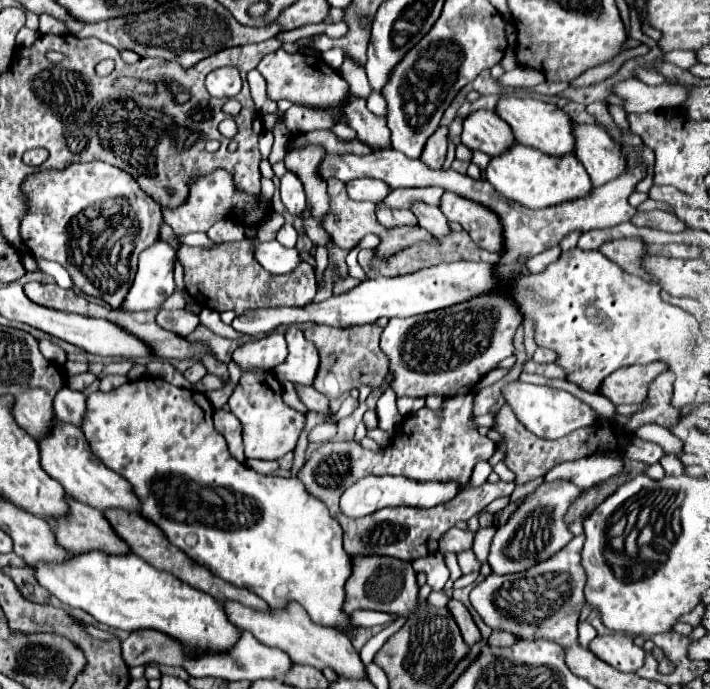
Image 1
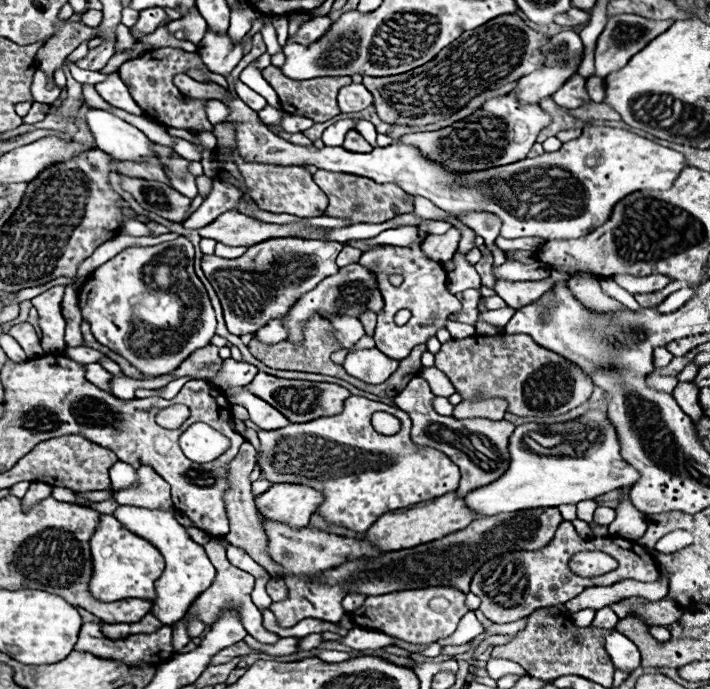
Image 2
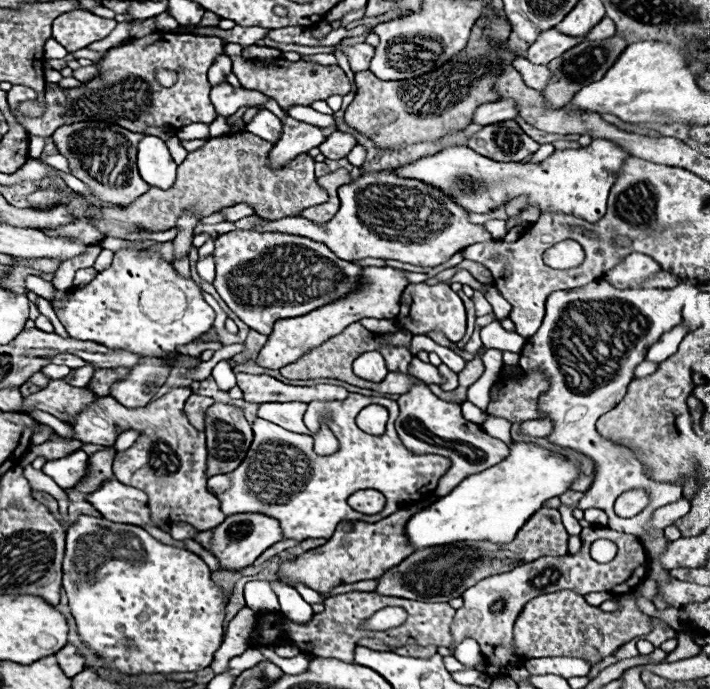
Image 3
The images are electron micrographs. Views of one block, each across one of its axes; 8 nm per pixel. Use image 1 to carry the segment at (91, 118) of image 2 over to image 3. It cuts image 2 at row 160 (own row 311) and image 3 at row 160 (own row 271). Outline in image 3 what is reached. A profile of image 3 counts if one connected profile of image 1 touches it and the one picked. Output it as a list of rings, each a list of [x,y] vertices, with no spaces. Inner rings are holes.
[[[146,136],[138,144],[138,170],[144,182],[162,190],[172,188],[176,182],[176,162],[158,136]]]

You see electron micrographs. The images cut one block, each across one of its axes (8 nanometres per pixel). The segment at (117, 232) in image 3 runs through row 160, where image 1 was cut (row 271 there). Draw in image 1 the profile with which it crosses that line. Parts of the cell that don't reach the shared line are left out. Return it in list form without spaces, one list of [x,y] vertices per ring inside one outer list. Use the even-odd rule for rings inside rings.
[[[248,240],[216,244],[214,248],[182,246],[182,268],[184,268],[186,292],[200,306],[206,306],[206,308],[212,308],[212,310],[218,310],[218,312],[234,310],[236,314],[244,314],[246,310],[256,310],[256,308],[276,308],[276,306],[296,306],[296,308],[302,308],[308,302],[312,302],[314,294],[316,294],[316,276],[314,276],[314,268],[308,262],[300,262],[298,268],[288,272],[288,274],[280,274],[280,276],[270,274],[252,256],[252,244]]]

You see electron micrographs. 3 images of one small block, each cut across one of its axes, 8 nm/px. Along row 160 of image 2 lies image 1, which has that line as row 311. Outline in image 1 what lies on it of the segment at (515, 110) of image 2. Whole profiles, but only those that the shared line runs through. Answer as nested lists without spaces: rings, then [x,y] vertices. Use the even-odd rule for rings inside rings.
[[[504,292],[476,296],[470,302],[442,312],[392,318],[382,332],[380,346],[390,358],[394,392],[398,396],[438,394],[444,398],[470,392],[488,374],[488,370],[514,352],[512,338],[520,324],[522,316]],[[458,316],[462,318],[456,320]],[[448,318],[452,324],[446,322]]]

